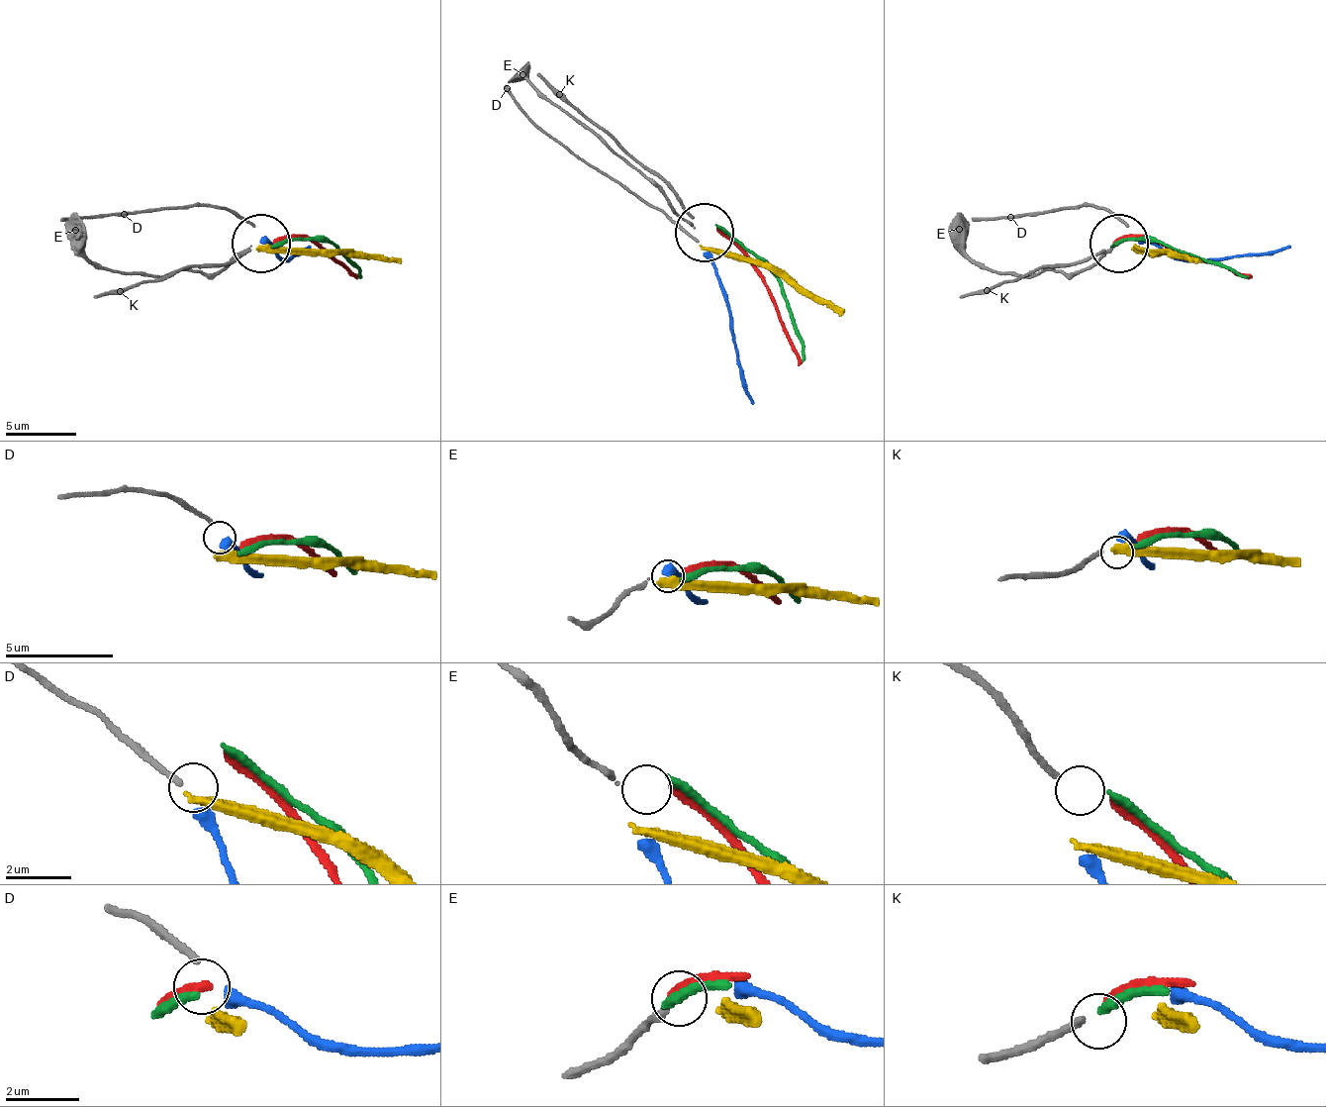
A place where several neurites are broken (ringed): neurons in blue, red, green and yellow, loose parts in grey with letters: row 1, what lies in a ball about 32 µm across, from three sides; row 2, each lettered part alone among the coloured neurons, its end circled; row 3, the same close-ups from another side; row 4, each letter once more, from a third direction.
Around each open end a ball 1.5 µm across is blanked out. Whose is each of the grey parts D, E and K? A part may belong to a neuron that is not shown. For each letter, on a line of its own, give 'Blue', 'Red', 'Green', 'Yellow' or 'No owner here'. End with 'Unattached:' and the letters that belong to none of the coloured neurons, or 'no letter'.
D: Blue
E: No owner here
K: No owner here
Unattached: E, K

